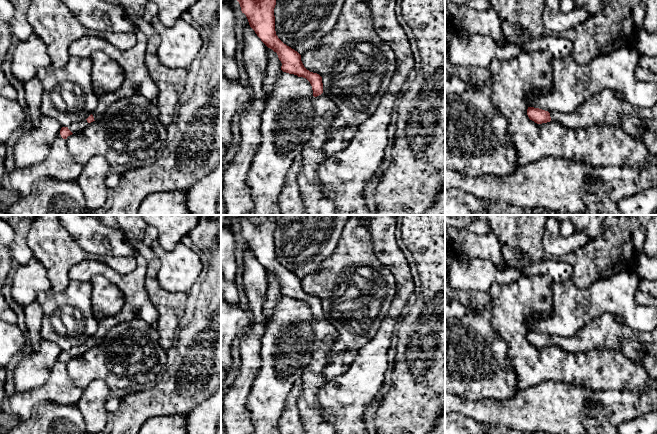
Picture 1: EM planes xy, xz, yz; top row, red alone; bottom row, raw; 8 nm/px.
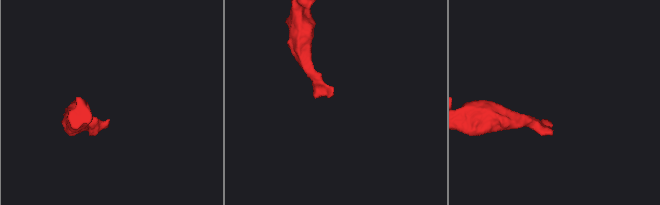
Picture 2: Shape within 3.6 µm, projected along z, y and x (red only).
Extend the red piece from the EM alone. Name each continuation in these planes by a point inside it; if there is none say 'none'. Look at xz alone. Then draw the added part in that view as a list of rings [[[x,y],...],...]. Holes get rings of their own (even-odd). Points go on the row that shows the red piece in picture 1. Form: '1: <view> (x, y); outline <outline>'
1: xz (315, 201); outline [[[326,95],[314,97],[313,106],[314,125],[310,138],[302,150],[303,165],[298,174],[298,185],[308,215],[336,215],[335,205],[325,195],[324,188],[318,179],[318,168],[327,159],[323,152],[323,145],[338,109]]]

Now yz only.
1: yz (605, 107); outline [[[604,89],[572,113],[550,112],[551,121],[572,129],[597,124],[620,127],[623,116],[657,120],[657,103],[651,108],[636,107],[619,99],[614,90]]]

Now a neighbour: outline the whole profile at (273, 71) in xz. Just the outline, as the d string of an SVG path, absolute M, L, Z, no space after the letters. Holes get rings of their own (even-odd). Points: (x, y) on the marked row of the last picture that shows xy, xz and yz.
M268 48L268 66L266 70L266 78L263 83L266 97L268 97L272 93L280 77L280 74L282 72L281 66L282 63L278 58L277 53L274 52L272 49Z

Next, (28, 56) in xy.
M35 33L20 41L11 51L11 70L13 75L23 83L37 76L40 68L51 65L47 46Z

